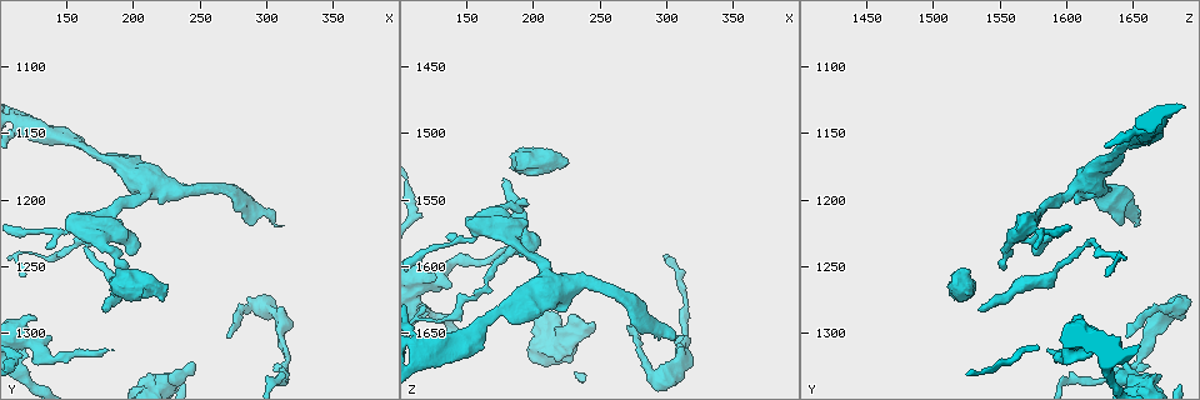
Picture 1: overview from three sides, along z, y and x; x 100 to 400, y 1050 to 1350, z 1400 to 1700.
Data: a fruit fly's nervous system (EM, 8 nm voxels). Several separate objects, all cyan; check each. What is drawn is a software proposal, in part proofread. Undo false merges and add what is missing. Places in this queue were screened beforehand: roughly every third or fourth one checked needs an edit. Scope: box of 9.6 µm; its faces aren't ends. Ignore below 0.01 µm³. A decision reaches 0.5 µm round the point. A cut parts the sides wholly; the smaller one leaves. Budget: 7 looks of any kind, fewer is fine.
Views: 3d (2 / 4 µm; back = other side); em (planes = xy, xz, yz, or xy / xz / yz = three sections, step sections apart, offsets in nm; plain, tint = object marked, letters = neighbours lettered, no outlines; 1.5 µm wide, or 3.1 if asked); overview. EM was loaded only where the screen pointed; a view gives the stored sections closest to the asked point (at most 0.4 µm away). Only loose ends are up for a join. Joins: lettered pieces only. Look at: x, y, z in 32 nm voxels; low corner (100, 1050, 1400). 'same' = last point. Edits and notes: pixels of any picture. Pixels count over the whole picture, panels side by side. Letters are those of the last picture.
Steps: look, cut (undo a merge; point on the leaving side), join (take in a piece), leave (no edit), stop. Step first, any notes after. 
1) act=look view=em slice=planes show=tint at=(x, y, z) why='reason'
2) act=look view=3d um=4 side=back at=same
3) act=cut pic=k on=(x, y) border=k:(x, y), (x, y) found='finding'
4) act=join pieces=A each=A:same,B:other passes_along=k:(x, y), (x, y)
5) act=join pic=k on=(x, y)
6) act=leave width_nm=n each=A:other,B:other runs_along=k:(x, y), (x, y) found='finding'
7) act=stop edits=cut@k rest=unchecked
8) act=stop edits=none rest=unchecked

act=look view=em slice=xz step=4 show=letters at=(306, 1222, 1652) why='an open end'

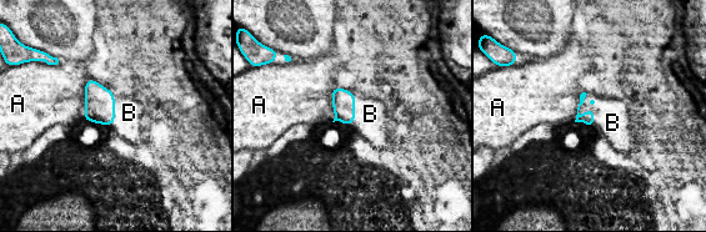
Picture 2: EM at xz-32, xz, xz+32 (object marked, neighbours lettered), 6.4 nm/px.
act=look view=em slice=planes show=letters at=same why='cut it another way'

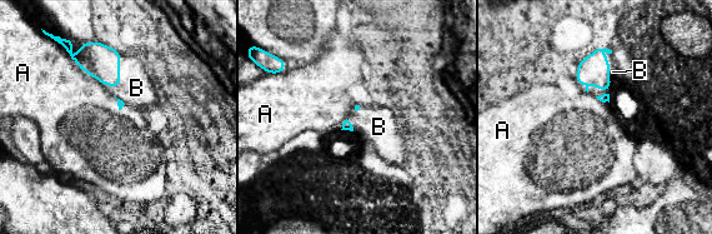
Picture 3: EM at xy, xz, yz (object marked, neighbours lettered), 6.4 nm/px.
act=join pieces=B longest_contact=A:360nm each=A:other,B:same found='the neuron continues'

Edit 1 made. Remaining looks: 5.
act=look view=overview

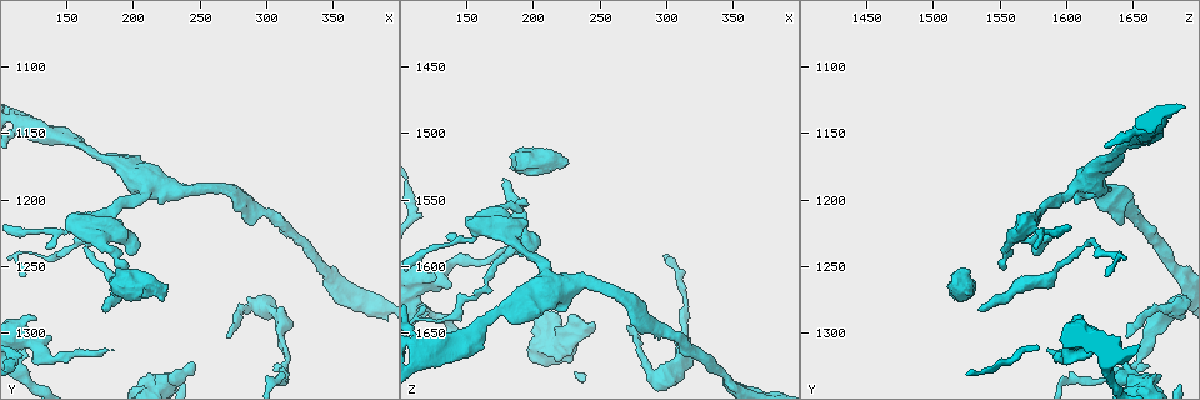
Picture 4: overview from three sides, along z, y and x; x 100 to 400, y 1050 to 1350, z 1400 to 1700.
act=look view=em slice=planes show=tint at=(214, 1330, 1666) why='branch stops here'

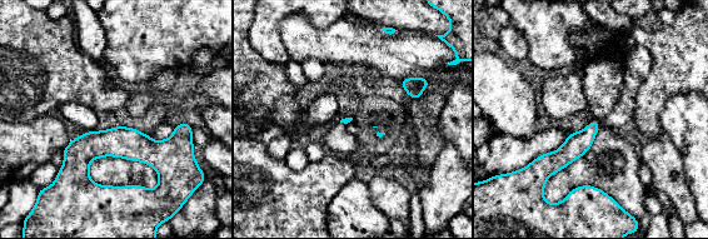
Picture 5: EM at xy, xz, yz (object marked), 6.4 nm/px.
act=look view=em slice=planes show=letters at=same

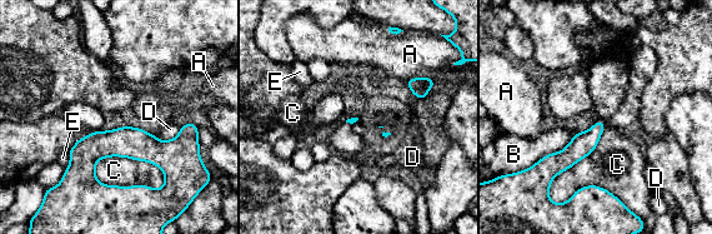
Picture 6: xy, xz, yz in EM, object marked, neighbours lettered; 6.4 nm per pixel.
act=leave each=A:other,B:other,C:other,D:other,E:other border=6:(95, 162), (145, 160), (165, 182) found='none of them fits'

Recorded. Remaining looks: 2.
act=look view=em slice=yz step=8 show=tint at=(126, 1288, 1608) why='branch stops here'

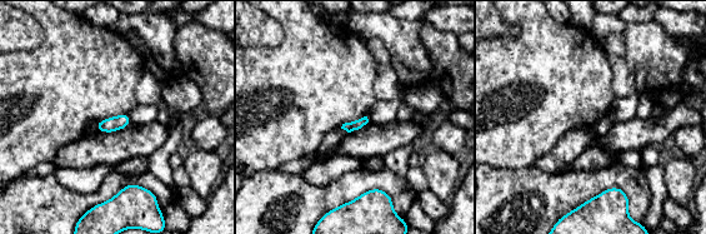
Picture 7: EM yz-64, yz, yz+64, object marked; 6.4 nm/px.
act=look view=em slice=planes show=letters at=same

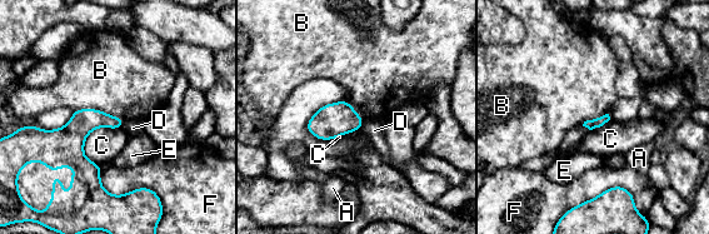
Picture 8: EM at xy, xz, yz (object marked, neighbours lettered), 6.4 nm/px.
act=leave each=A:other,B:other,C:other,D:other,E:other,F:other found='none of them fits'

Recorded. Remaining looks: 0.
act=stop edits=join@3 rest=unchecked

